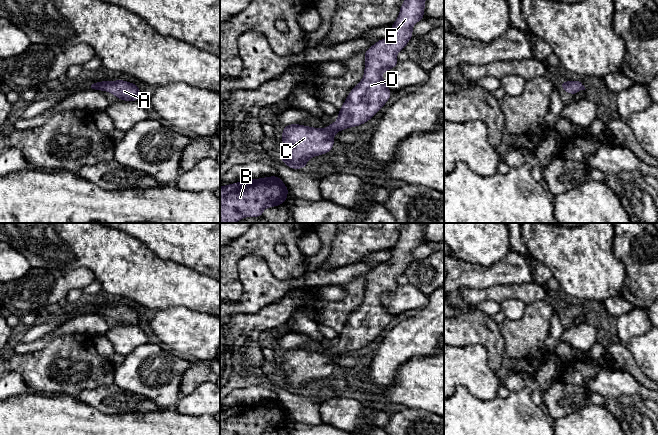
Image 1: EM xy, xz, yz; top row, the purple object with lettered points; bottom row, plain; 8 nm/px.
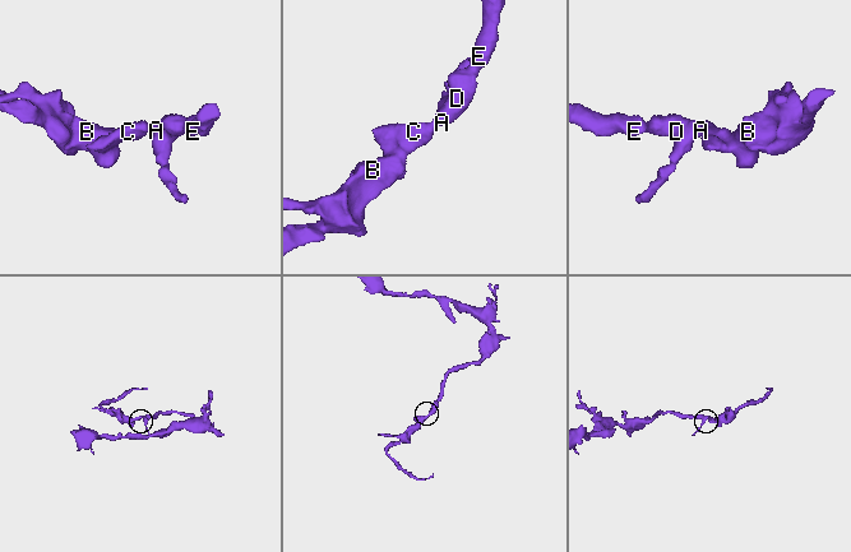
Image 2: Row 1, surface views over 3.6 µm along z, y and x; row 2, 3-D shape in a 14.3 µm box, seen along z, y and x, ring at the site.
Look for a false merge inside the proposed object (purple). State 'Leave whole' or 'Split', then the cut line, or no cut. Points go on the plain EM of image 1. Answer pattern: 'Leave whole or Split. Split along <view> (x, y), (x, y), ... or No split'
Leave whole. No split

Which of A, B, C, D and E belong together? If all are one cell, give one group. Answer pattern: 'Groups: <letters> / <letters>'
Groups: A B C D E

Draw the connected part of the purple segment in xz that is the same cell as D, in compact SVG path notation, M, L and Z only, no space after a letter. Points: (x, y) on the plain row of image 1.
M406 223L391 249L391 262L379 263L364 275L364 300L348 317L334 347L323 353L301 348L284 350L281 363L284 374L279 381L285 389L294 394L307 392L310 382L333 373L335 357L367 347L387 327L392 316L382 298L398 288L396 278L413 261L413 249L424 243L425 227L426 223Z

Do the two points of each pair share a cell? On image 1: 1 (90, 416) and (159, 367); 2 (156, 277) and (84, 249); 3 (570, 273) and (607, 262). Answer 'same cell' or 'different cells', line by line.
1: different cells
2: same cell
3: same cell

